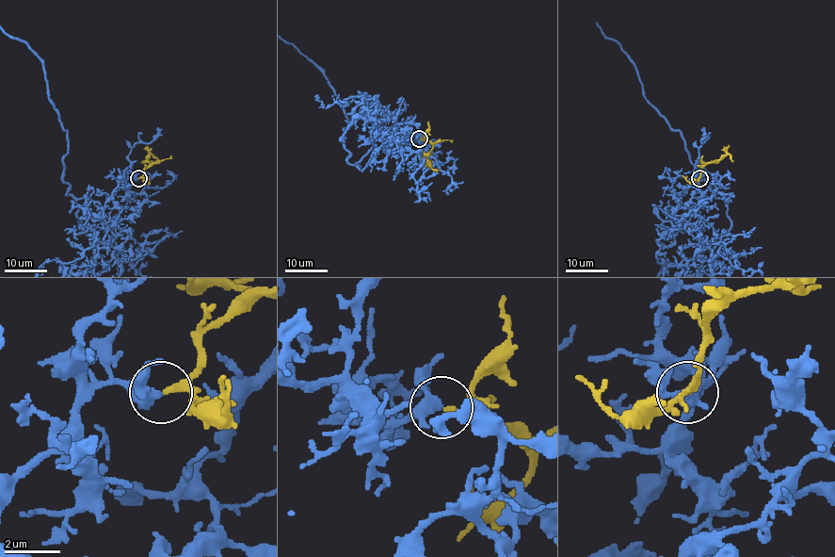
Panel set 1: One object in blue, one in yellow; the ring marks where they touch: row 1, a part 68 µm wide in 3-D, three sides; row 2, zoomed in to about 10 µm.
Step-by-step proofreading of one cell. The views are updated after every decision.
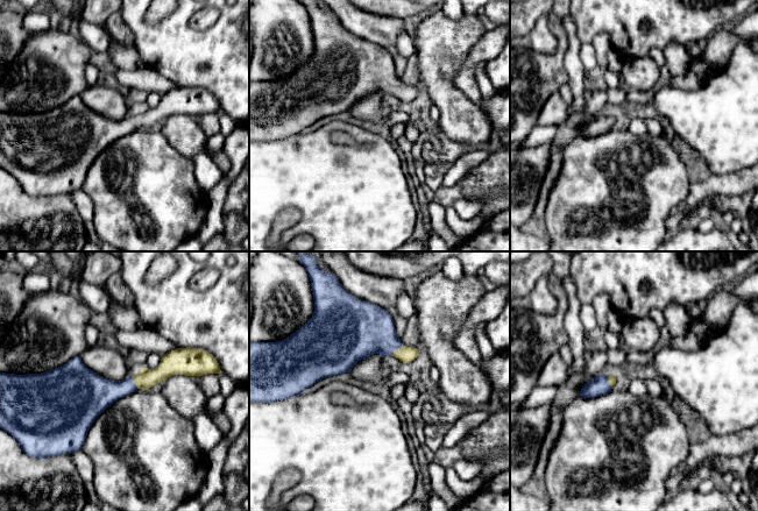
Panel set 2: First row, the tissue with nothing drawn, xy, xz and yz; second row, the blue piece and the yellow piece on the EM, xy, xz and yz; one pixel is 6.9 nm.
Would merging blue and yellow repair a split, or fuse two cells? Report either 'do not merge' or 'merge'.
merge

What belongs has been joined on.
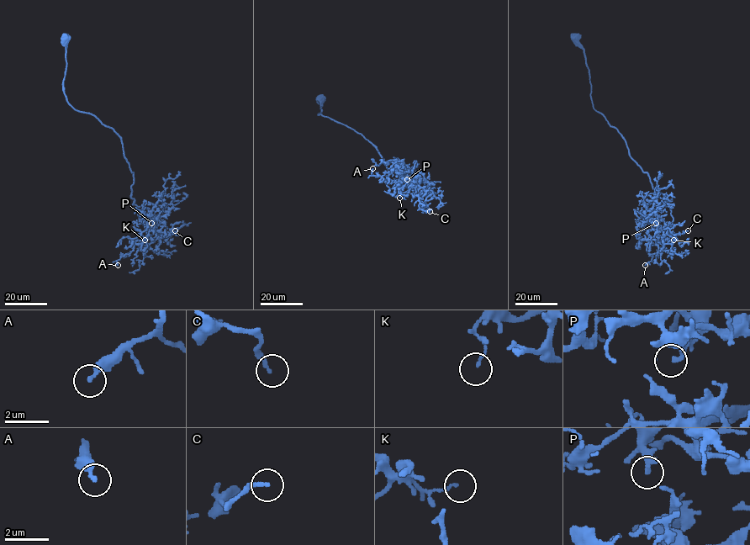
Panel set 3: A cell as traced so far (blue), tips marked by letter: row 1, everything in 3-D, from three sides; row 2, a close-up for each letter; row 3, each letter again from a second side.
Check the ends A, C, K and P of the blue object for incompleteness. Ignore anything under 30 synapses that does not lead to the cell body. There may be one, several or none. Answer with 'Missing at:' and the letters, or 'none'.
Missing at: none

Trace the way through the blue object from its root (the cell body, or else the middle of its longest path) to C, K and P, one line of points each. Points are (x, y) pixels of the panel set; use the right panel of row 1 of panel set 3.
C: (576, 39), (593, 108), (670, 205), (673, 220), (657, 230), (662, 236), (668, 227), (688, 230)
K: (576, 39), (583, 50), (593, 108), (622, 135), (629, 156), (670, 205), (673, 220), (657, 230), (673, 240)
P: (576, 39), (583, 50), (593, 108), (622, 135), (629, 156), (670, 205), (655, 210), (656, 223)

